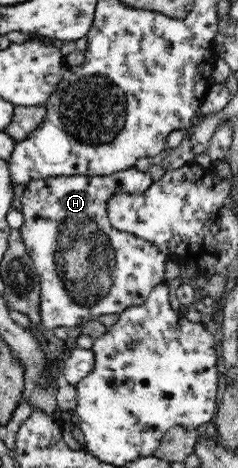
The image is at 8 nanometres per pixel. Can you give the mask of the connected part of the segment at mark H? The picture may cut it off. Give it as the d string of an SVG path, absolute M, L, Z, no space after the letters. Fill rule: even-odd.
M132 166L124 171L112 172L110 175L55 175L50 178L30 181L30 183L25 186L23 195L18 201L17 209L24 218L24 222L20 227L20 232L22 232L22 238L24 238L24 244L26 244L26 251L36 266L36 271L39 277L40 295L38 307L40 310L39 337L41 337L41 339L44 339L44 335L49 333L52 335L52 331L53 329L56 329L56 327L69 327L70 329L73 329L73 327L78 324L83 325L90 320L92 315L120 313L126 308L132 306L142 307L142 305L146 303L148 294L152 291L152 288L165 283L166 264L170 261L170 259L168 259L167 255L160 250L160 246L156 245L156 242L152 242L152 240L144 240L144 238L140 238L128 231L114 229L112 224L109 222L109 215L106 210L107 201L115 191L126 190L130 192L141 192L144 191L152 182L153 180L148 172L148 169L143 171L137 166Z

